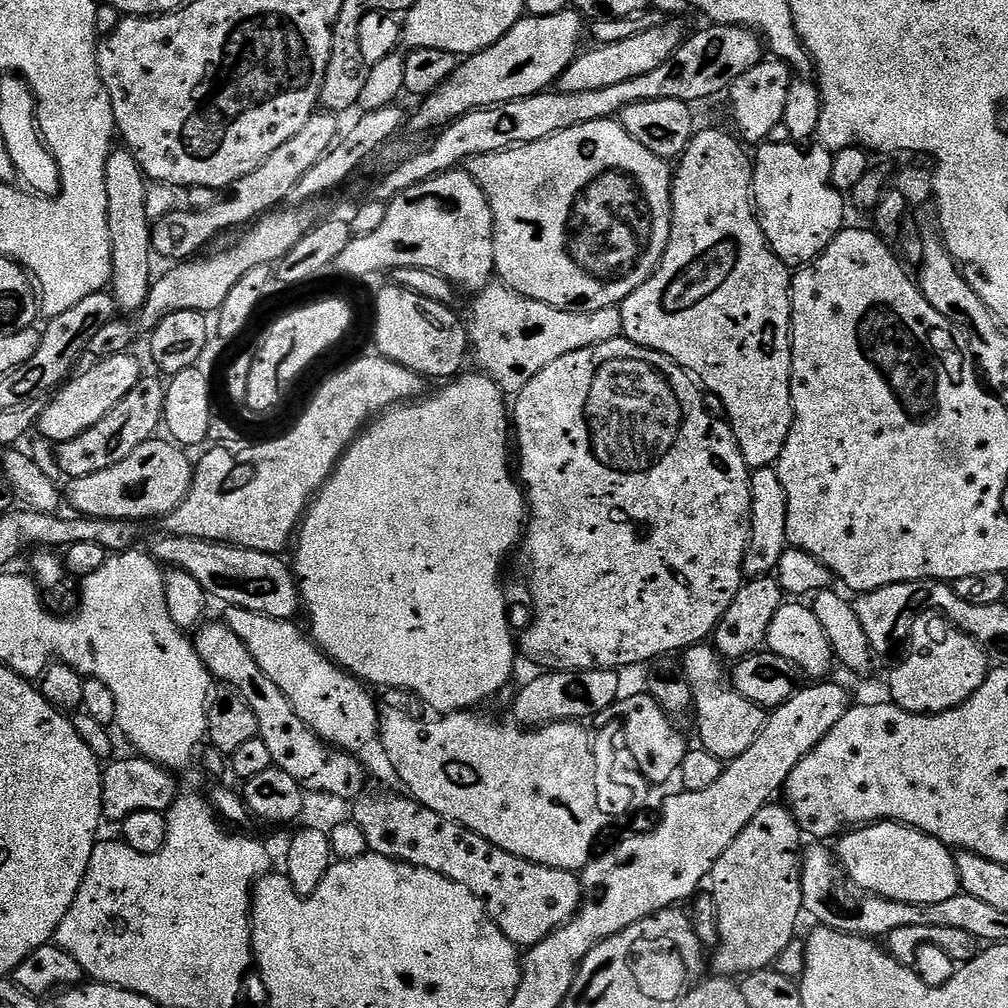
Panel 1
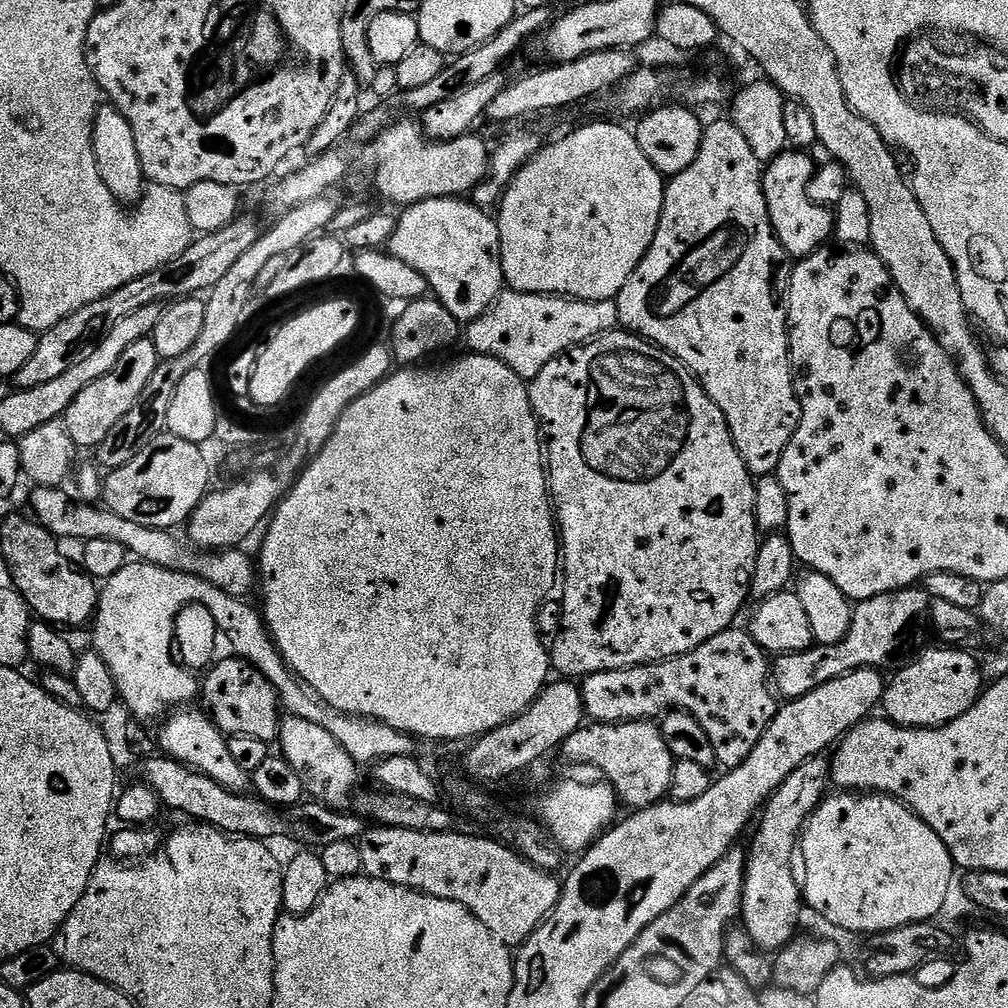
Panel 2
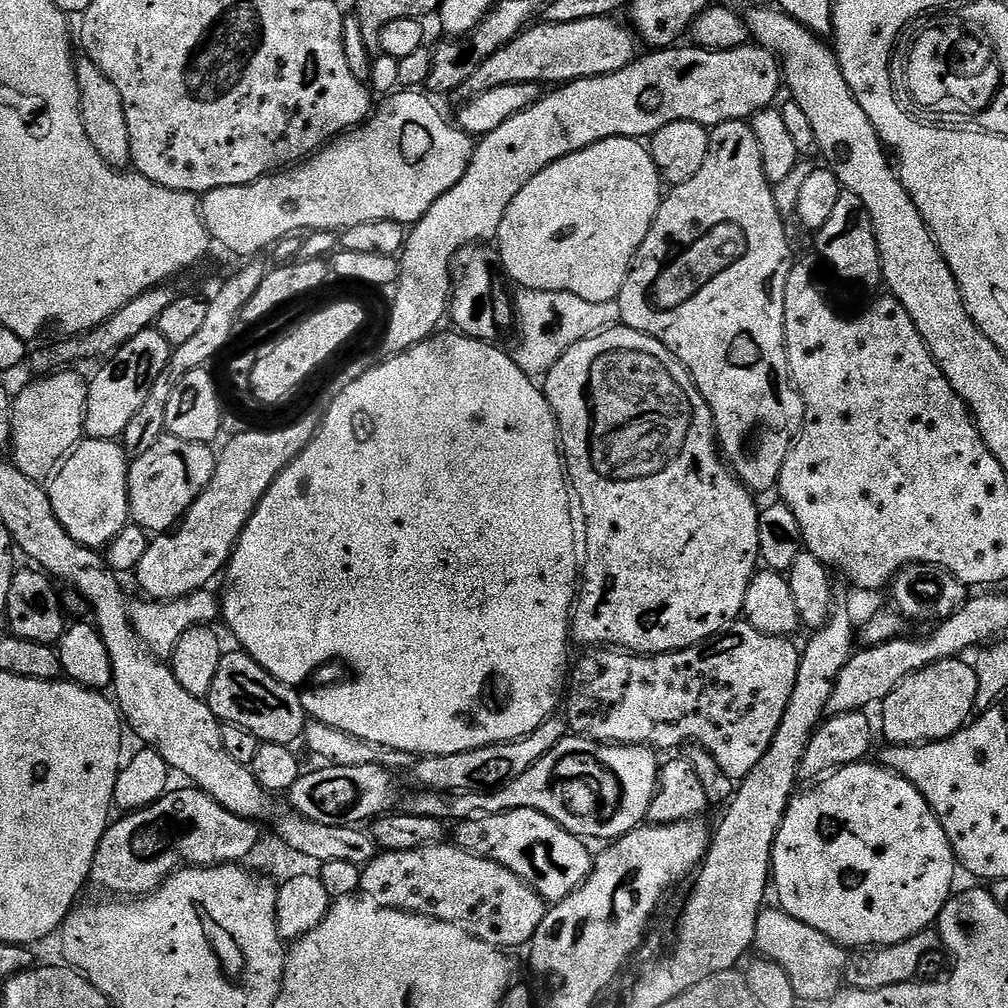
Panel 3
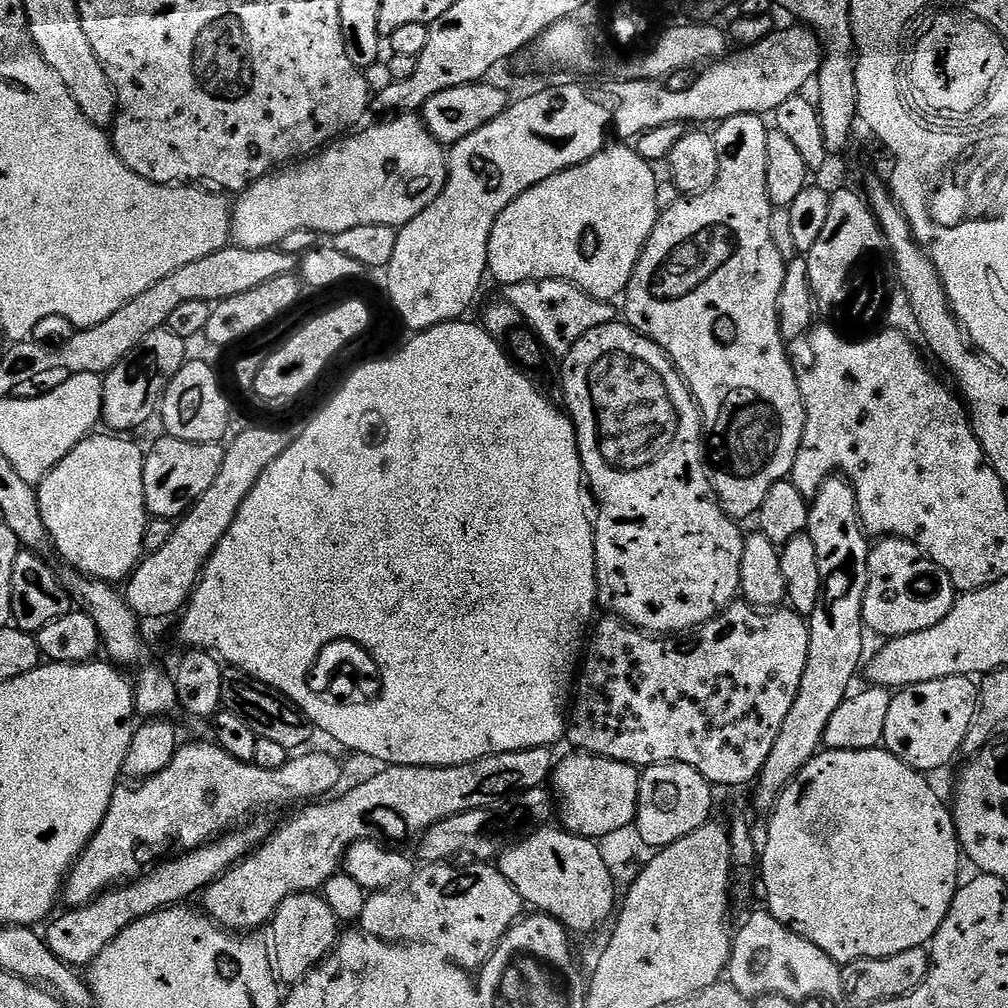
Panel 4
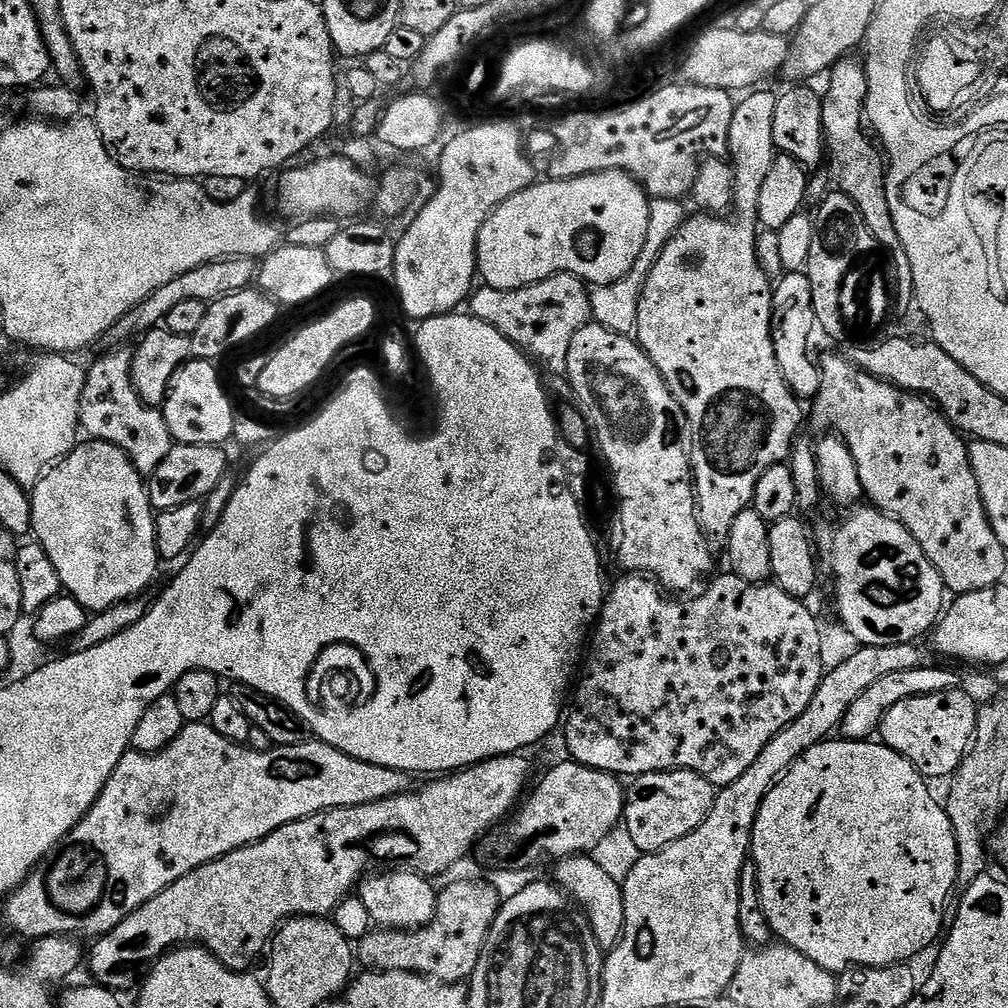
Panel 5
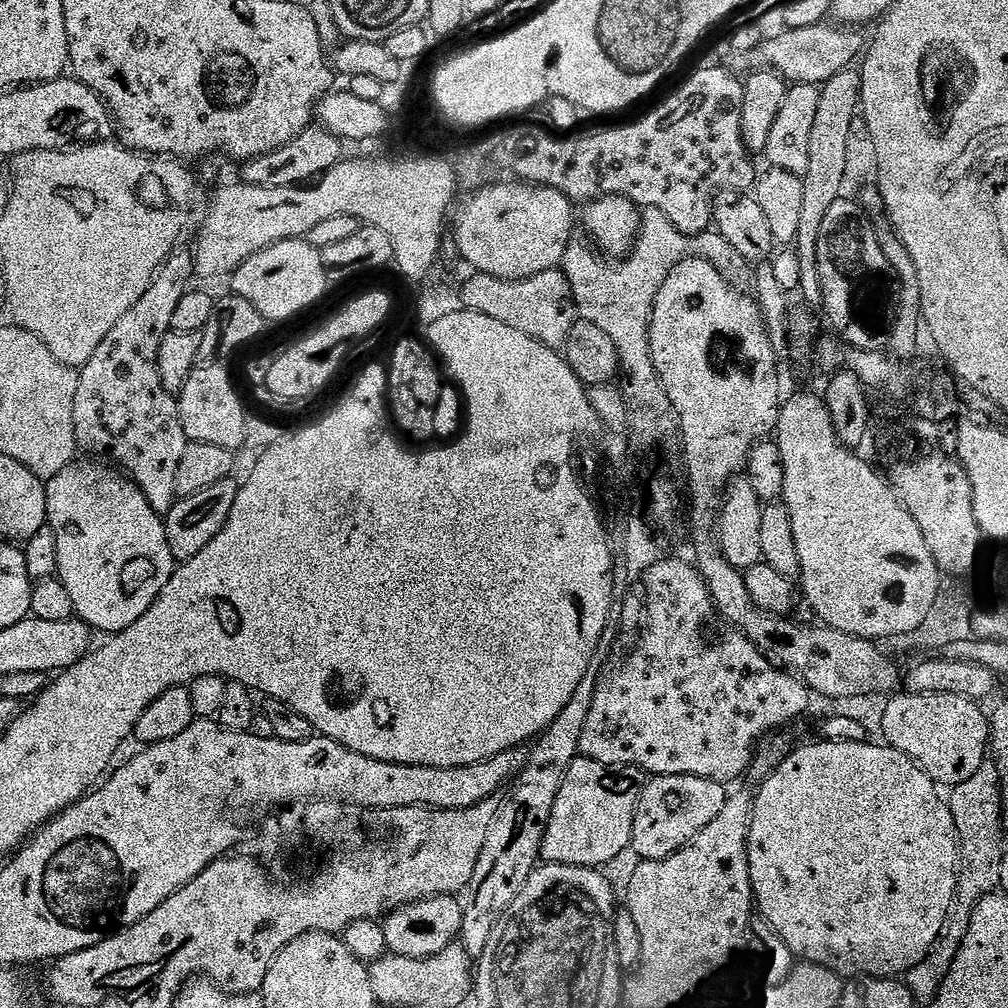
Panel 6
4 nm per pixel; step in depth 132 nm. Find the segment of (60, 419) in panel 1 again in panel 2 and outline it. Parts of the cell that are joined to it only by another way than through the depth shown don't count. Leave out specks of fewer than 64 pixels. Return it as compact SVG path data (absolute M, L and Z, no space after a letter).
M151 338L134 342L134 346L130 346L130 350L122 354L122 358L118 358L110 374L98 378L98 382L90 382L90 386L86 386L86 390L82 390L82 394L78 394L78 398L70 402L70 406L64 411L62 423L77 449L94 450L106 439L110 429L136 405L138 398L142 398L142 390L146 390L146 382L150 382L150 377L154 370L158 370L160 362L160 355L158 350L154 350Z

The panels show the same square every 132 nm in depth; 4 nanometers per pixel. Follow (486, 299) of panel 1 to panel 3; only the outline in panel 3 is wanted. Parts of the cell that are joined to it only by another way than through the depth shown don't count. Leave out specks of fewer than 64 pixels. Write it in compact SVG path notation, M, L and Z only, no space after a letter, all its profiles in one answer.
M520 288L517 293L514 296L514 324L517 329L520 327L520 345L514 351L514 359L516 365L533 378L543 377L550 371L570 346L621 323L620 305L616 300L586 302L586 298L578 298L578 294L529 288Z

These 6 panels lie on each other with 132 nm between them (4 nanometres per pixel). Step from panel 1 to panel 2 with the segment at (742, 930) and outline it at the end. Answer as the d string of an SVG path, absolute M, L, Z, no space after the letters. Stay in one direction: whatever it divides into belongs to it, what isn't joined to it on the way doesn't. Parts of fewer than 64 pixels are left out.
M821 754L802 762L782 786L769 798L758 816L752 845L747 845L748 865L744 871L744 897L740 903L742 927L761 950L779 950L797 935L802 909L802 884L792 873L792 859L798 856L798 845L808 817L824 799L830 788L830 760Z

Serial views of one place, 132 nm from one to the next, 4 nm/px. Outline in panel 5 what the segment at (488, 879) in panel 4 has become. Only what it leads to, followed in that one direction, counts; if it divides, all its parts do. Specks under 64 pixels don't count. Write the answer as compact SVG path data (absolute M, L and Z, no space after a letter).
M456 880L436 897L436 913L426 927L410 932L373 930L355 945L363 967L377 972L419 972L444 984L460 984L474 974L502 896L484 880Z

